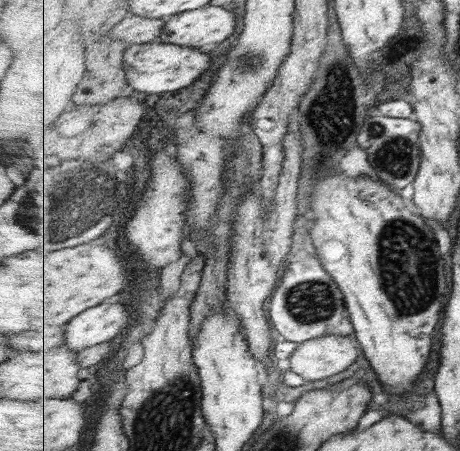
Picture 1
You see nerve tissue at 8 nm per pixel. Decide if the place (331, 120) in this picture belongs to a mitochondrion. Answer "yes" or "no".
yes

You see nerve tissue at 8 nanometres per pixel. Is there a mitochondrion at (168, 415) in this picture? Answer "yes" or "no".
yes

